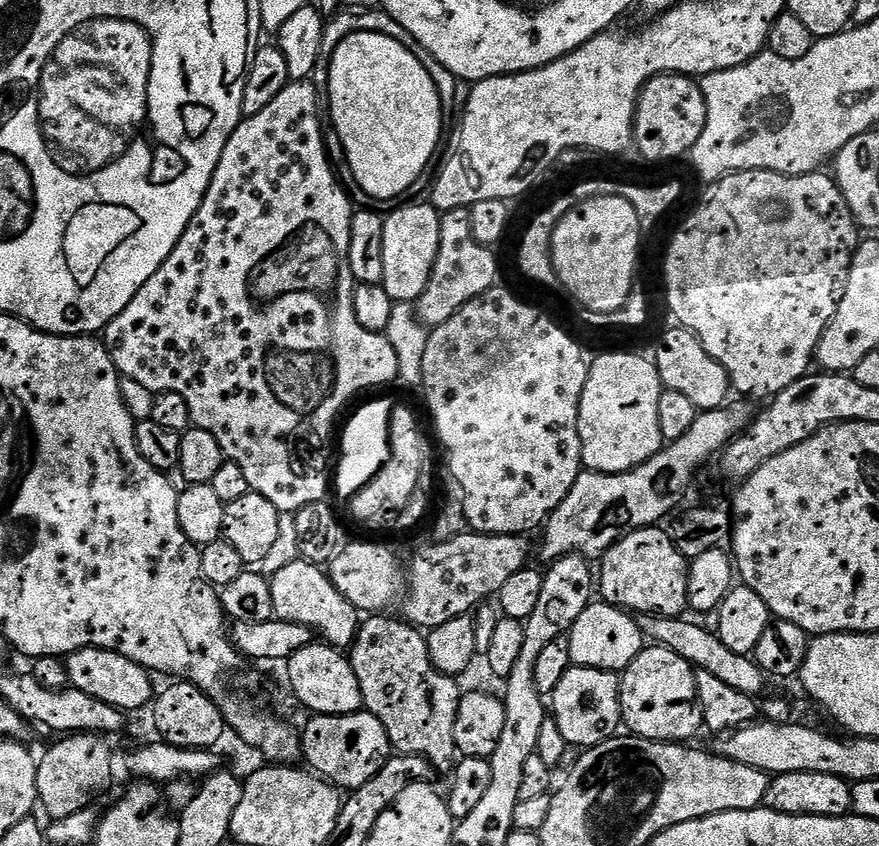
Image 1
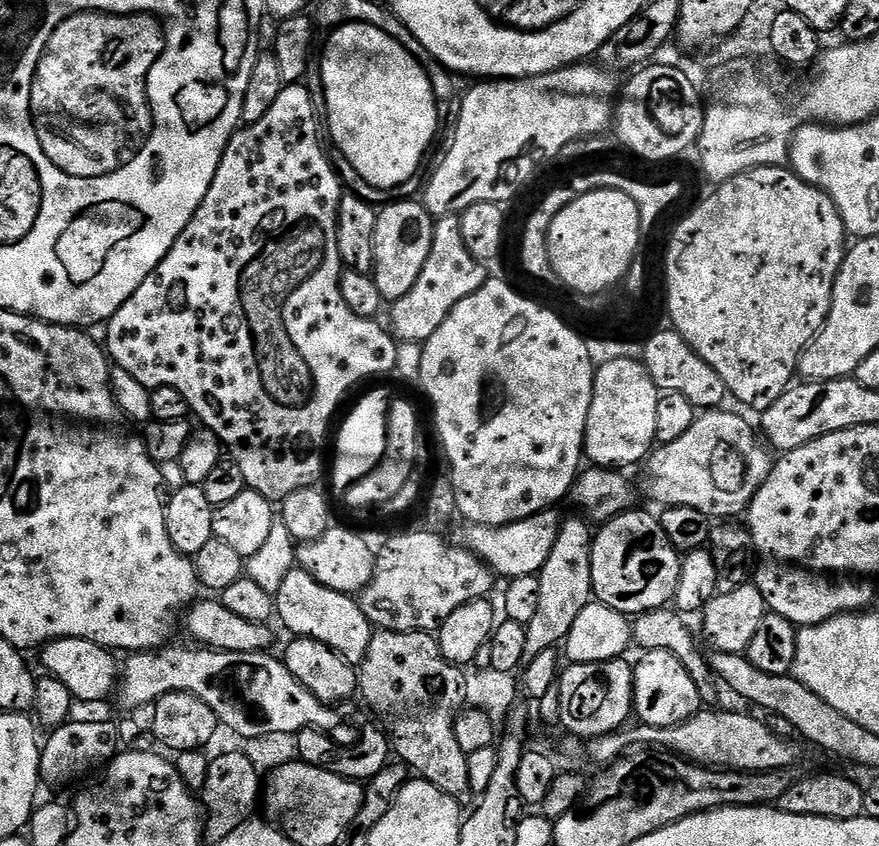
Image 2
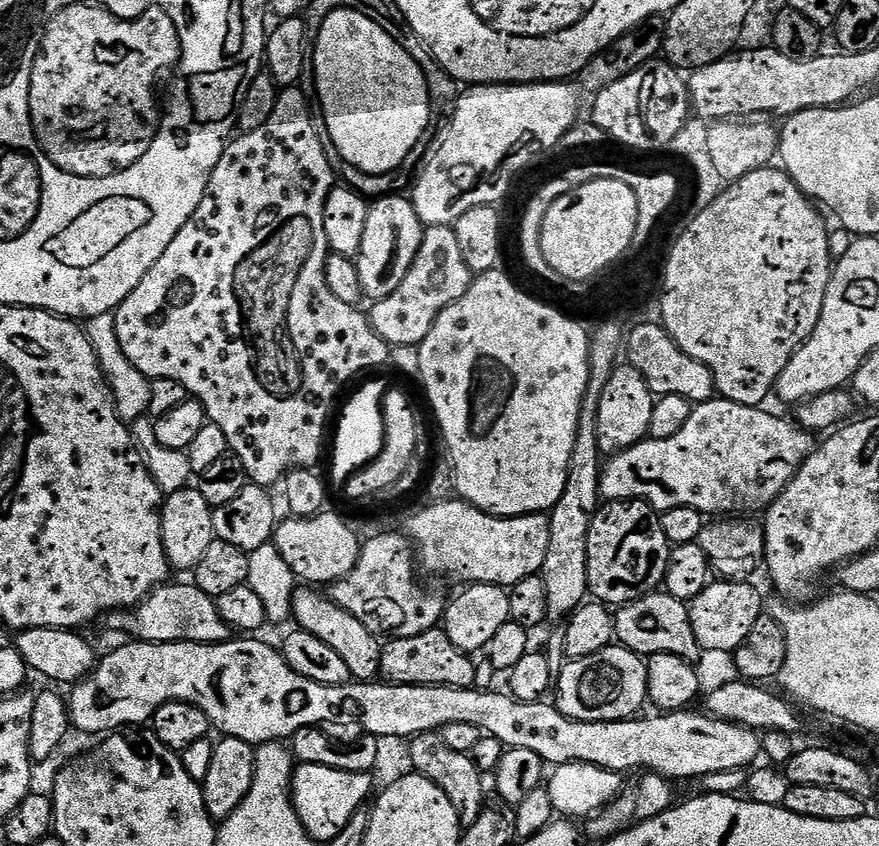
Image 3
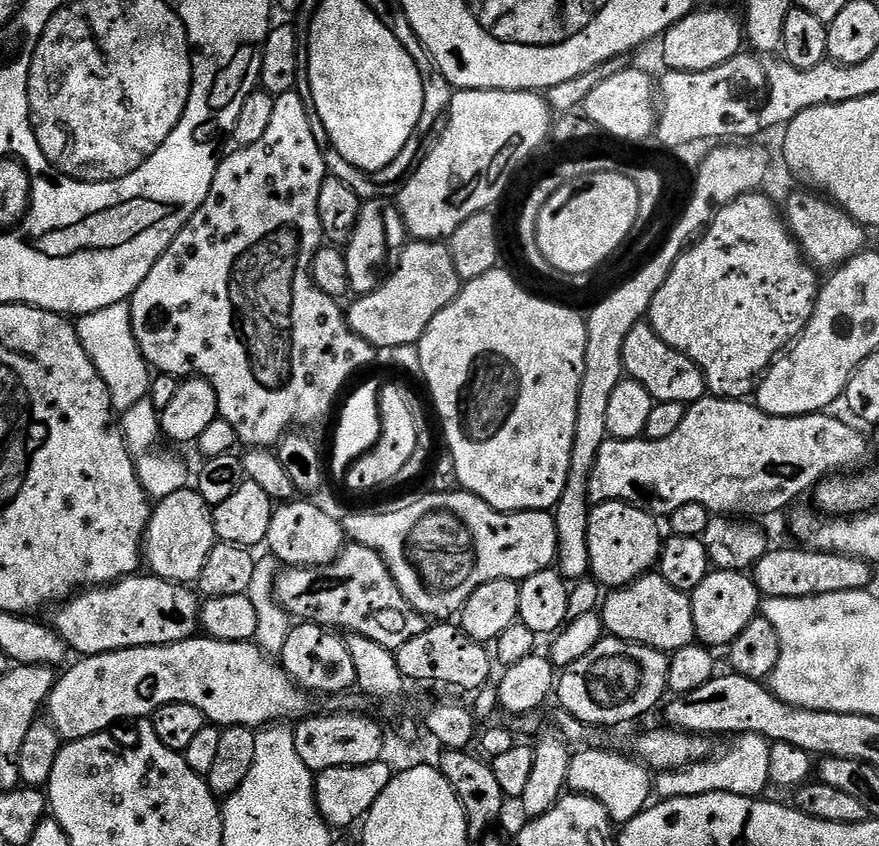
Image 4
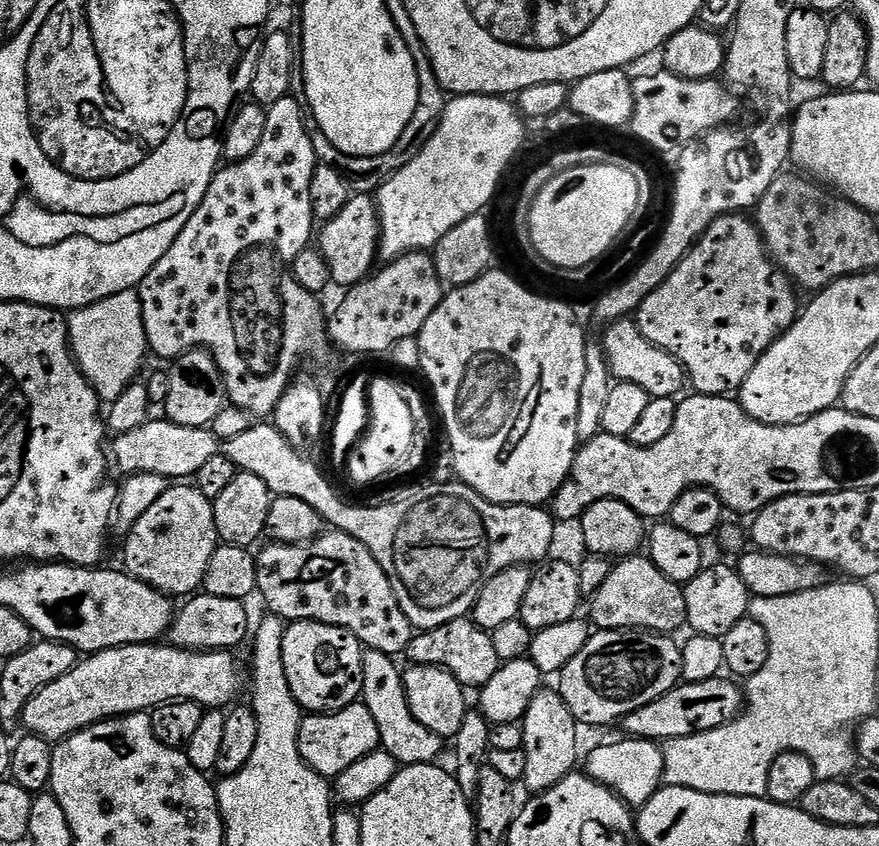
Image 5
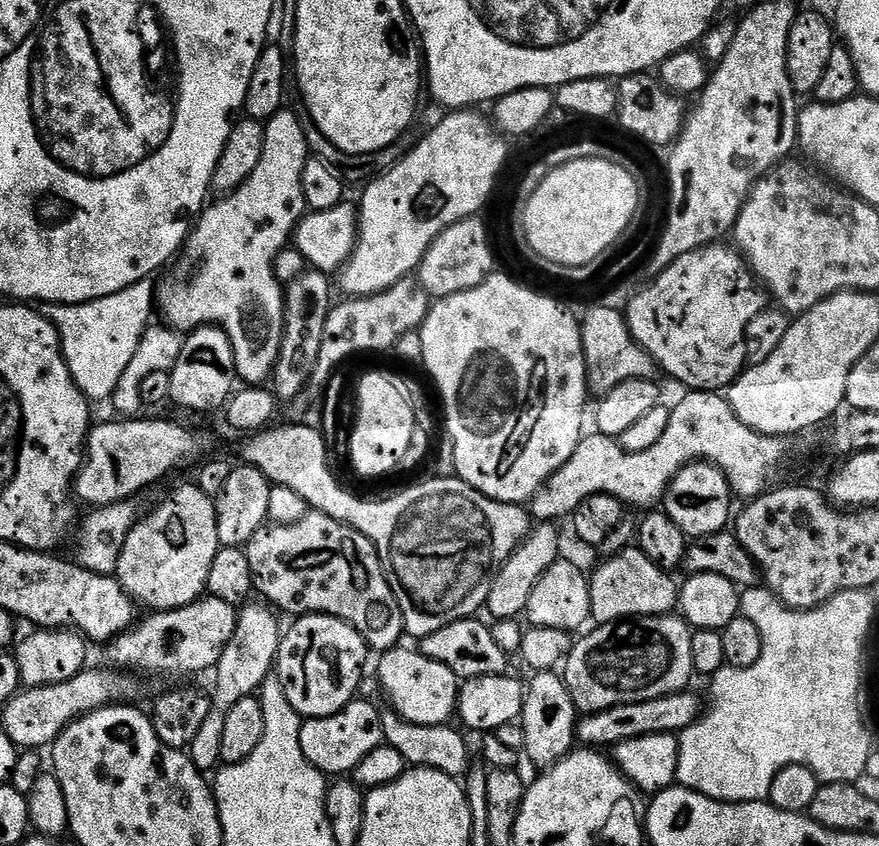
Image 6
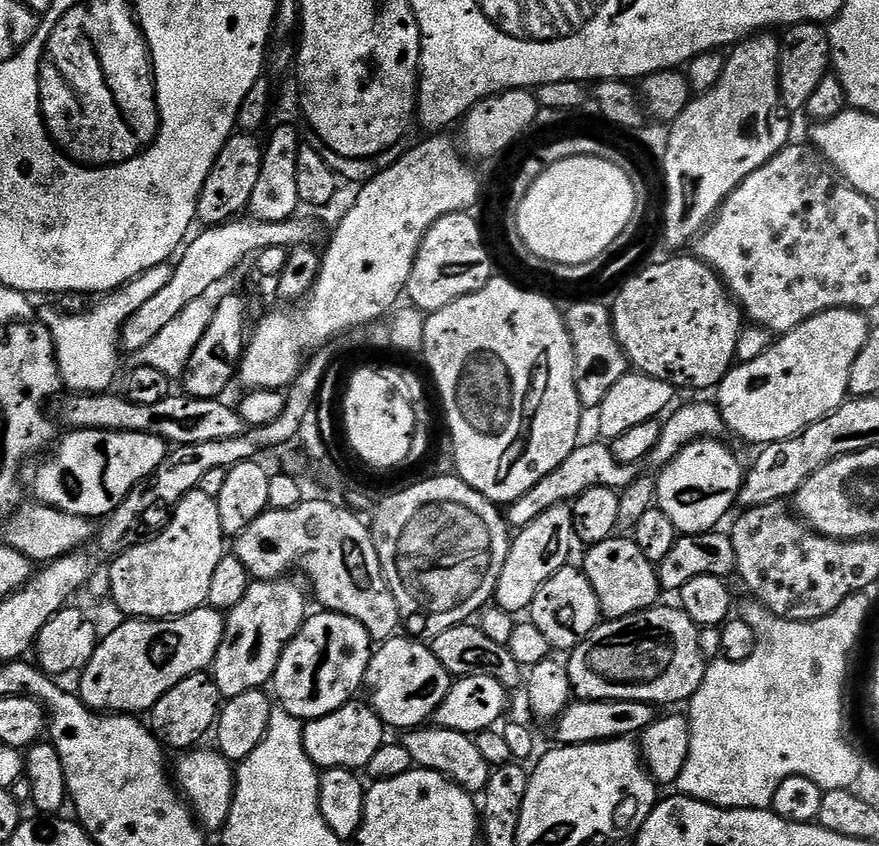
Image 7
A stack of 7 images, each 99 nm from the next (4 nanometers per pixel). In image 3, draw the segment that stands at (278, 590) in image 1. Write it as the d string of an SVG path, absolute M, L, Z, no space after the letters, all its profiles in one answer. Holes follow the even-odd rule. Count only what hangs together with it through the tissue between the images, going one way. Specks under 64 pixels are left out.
M312 586L297 587L296 593L292 595L292 620L297 624L299 631L314 634L314 638L322 638L330 650L342 654L342 662L350 670L352 680L356 682L372 682L380 676L380 650L381 641L354 614L342 610L323 591Z

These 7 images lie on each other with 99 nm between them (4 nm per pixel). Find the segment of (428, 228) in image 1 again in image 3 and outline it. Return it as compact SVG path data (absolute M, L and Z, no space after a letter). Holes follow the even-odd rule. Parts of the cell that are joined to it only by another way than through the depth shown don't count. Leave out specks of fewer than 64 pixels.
M393 194L371 201L366 230L362 233L362 250L355 259L358 279L362 281L362 290L369 301L390 298L390 294L402 286L422 246L425 227L407 195Z

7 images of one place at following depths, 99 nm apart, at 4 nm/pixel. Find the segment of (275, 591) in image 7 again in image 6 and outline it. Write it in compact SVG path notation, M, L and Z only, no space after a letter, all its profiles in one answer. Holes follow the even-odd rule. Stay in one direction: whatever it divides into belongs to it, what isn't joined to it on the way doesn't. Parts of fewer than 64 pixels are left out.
M249 603L236 617L234 638L230 638L222 658L214 669L216 689L211 689L210 692L212 702L210 715L207 716L206 723L198 730L194 742L190 742L190 746L186 749L194 766L198 766L198 770L205 774L221 767L222 733L226 726L226 714L230 714L230 710L234 710L234 705L242 702L242 698L259 693L265 678L273 675L274 672L276 655L280 649L282 627L280 628L279 622L276 621L275 611L269 610L263 603L260 603L261 605L256 603Z

